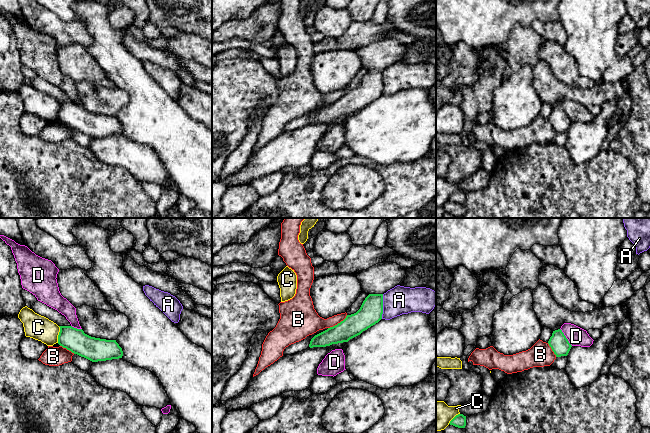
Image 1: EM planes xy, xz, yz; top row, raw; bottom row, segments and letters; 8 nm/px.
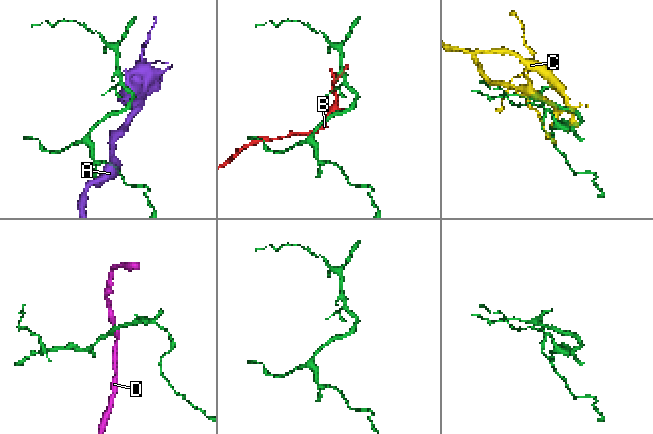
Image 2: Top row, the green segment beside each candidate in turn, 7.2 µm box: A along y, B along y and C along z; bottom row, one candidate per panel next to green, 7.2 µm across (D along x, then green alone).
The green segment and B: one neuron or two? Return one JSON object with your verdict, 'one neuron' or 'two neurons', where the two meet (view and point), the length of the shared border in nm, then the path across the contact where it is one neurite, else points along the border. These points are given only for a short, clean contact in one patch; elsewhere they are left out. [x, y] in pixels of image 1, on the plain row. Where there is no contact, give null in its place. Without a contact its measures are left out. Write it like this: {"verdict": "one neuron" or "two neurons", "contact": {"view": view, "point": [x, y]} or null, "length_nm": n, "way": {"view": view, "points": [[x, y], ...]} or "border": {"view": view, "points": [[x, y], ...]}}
{"verdict": "two neurons", "contact": {"view": "xz", "point": [338, 99]}, "length_nm": 190}

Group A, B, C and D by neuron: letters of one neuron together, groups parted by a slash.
A / B / C / D

